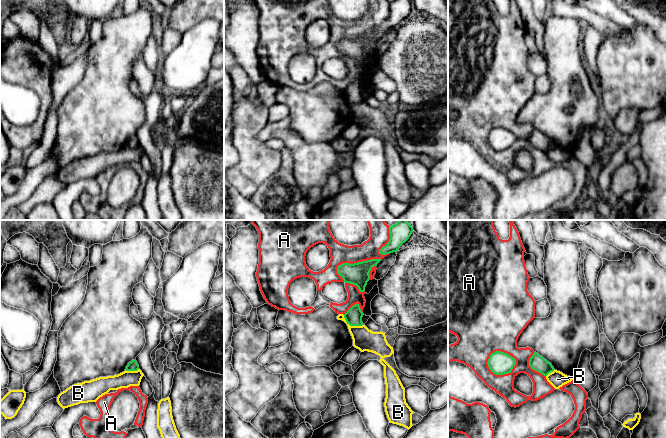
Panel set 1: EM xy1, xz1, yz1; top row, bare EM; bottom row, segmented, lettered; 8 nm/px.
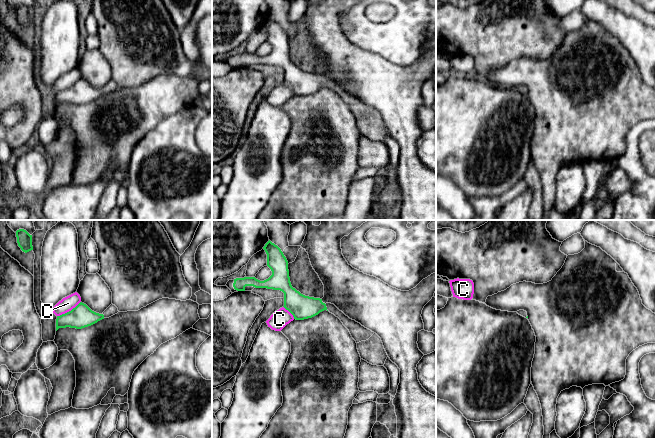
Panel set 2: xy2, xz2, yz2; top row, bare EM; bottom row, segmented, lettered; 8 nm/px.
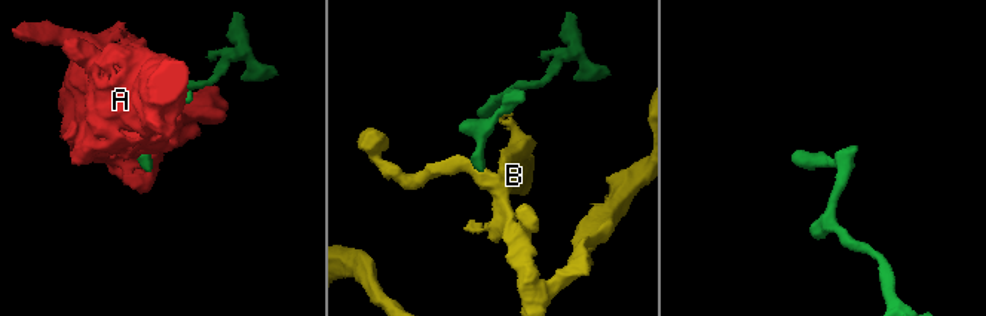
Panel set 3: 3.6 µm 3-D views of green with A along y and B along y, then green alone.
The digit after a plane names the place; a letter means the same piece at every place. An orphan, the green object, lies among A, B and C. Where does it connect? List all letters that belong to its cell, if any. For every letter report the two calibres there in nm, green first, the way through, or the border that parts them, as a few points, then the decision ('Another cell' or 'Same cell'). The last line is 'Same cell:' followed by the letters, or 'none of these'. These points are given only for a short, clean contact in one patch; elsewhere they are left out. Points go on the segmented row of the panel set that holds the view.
A: Thickness 180 nm (green) against 160 nm. Another cell
B: Thickness 140 nm (green) against 180 nm. Boundary: xz1 (342, 314), (350, 325), (363, 325). Another cell
C: Thickness 180 nm (green) against 110 nm. Another cell
Same cell: none of these

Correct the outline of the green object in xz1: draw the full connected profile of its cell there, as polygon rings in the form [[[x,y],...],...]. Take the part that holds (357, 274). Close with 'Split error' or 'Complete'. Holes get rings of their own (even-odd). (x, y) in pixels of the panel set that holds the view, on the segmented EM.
[[[371,259],[354,264],[343,263],[337,267],[337,273],[345,283],[356,285],[360,292],[365,291],[367,282],[370,279],[370,271],[381,259]]]. Complete

